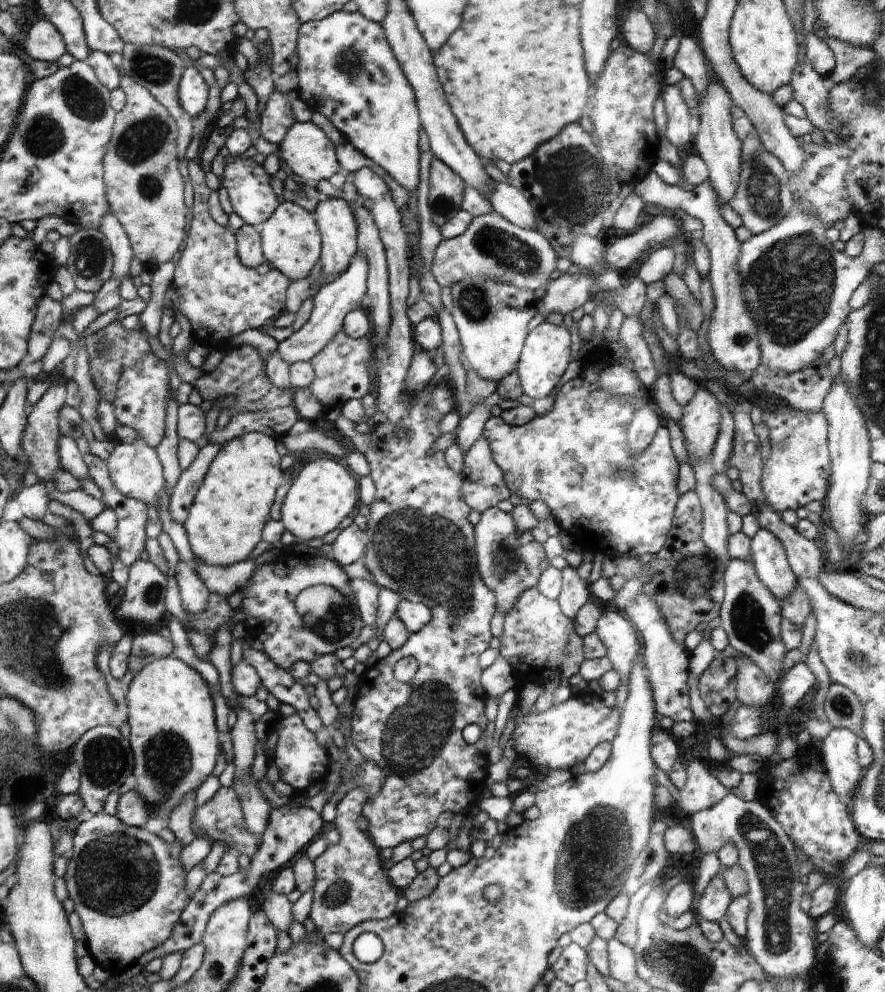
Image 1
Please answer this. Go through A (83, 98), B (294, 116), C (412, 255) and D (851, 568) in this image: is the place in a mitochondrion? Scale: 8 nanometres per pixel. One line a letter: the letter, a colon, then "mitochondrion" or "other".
A: mitochondrion
B: other
C: other
D: other

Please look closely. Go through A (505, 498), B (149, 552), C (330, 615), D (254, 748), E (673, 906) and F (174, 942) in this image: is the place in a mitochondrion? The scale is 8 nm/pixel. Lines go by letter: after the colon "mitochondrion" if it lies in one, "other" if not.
A: other
B: other
C: mitochondrion
D: other
E: other
F: other

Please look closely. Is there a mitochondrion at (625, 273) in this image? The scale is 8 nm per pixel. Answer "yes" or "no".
no

